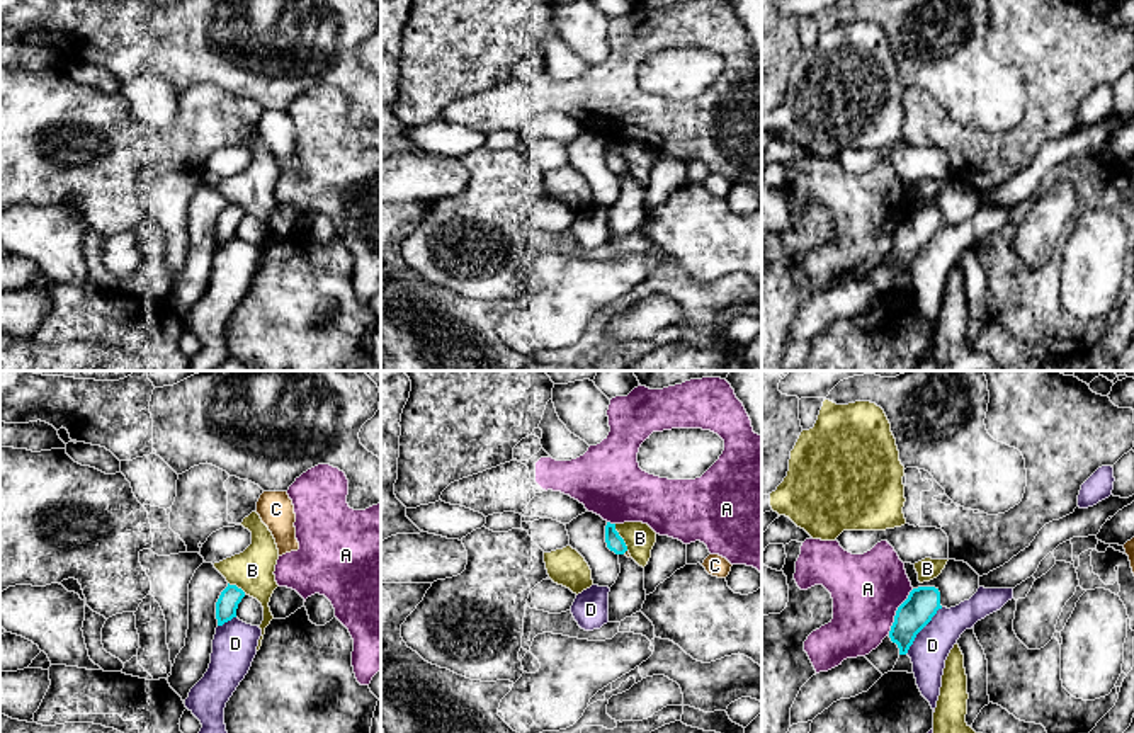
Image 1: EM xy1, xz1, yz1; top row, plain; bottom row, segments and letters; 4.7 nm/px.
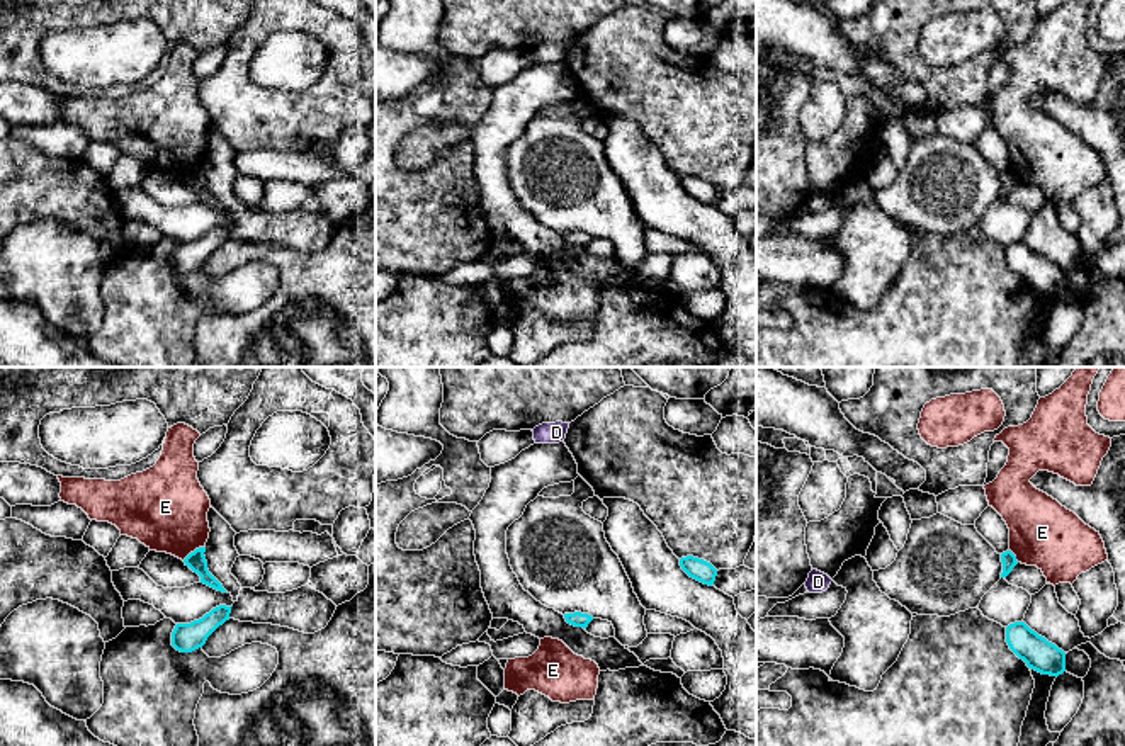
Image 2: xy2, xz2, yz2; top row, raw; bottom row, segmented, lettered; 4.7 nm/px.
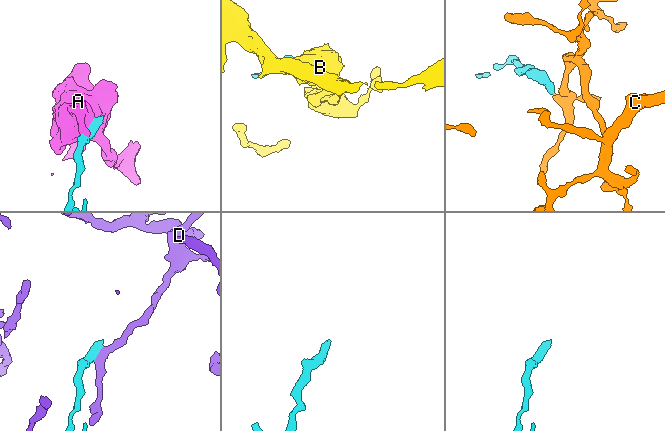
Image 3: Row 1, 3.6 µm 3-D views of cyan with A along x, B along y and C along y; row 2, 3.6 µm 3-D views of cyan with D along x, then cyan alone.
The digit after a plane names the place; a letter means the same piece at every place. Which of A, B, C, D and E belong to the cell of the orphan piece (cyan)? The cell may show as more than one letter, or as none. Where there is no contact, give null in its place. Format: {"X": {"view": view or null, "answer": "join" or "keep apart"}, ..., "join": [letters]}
{"A": {"view": "yz1", "answer": "keep apart"}, "B": {"view": "xz1", "answer": "keep apart"}, "C": {"view": "xz1", "answer": "join"}, "D": {"view": "yz1", "answer": "keep apart"}, "E": {"view": "xy2", "answer": "keep apart"}, "join": ["C"]}

